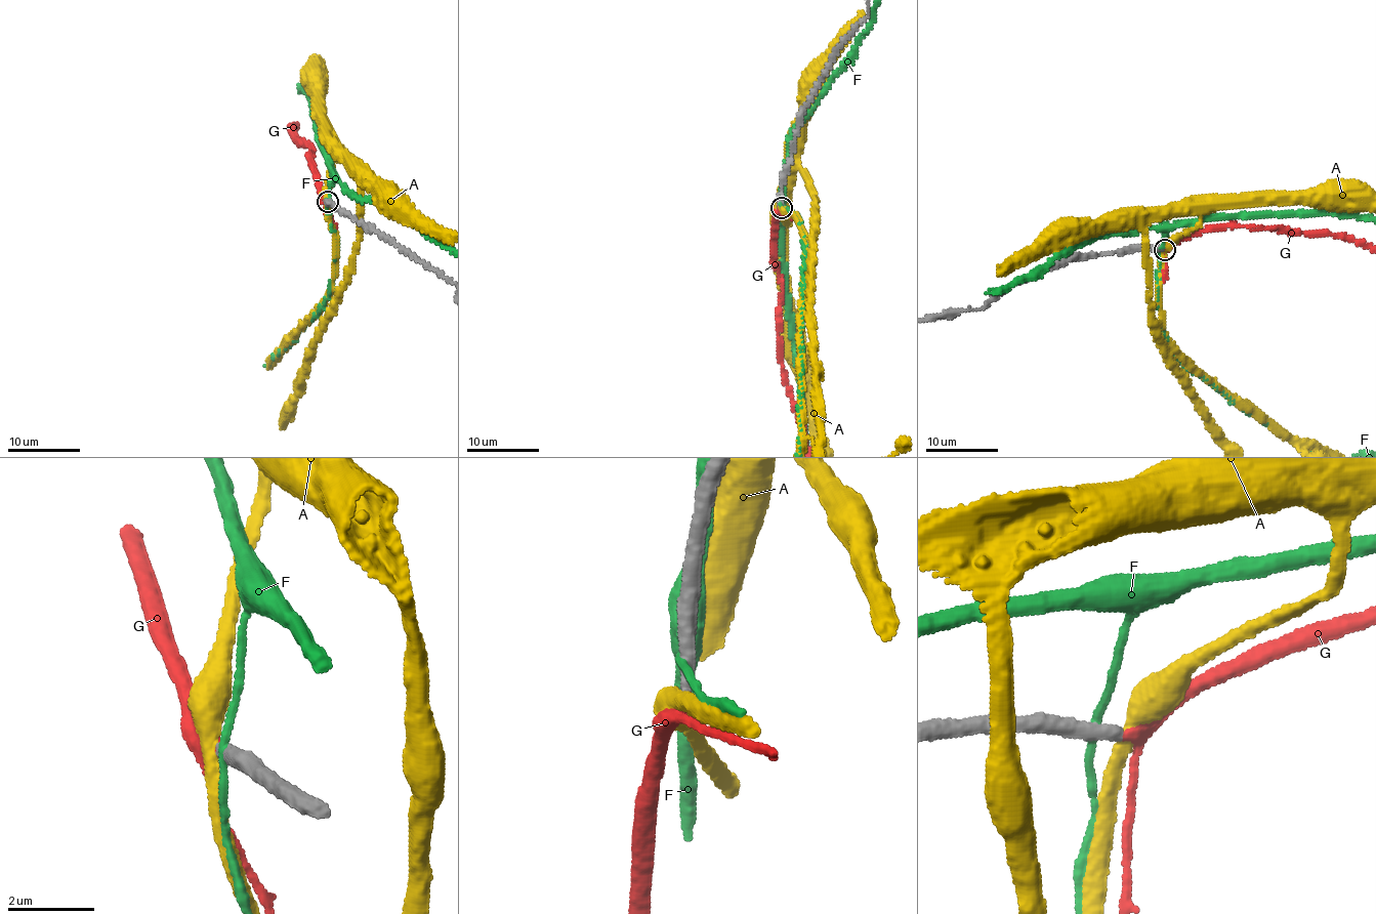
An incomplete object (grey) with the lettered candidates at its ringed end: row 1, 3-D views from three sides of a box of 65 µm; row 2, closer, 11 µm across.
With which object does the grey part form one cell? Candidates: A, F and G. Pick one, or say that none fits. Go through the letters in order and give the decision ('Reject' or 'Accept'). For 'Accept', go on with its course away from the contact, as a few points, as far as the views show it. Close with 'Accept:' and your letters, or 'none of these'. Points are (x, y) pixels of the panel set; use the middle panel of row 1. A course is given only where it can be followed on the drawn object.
A: Reject
F: Reject
G: Accept
Accept: G

